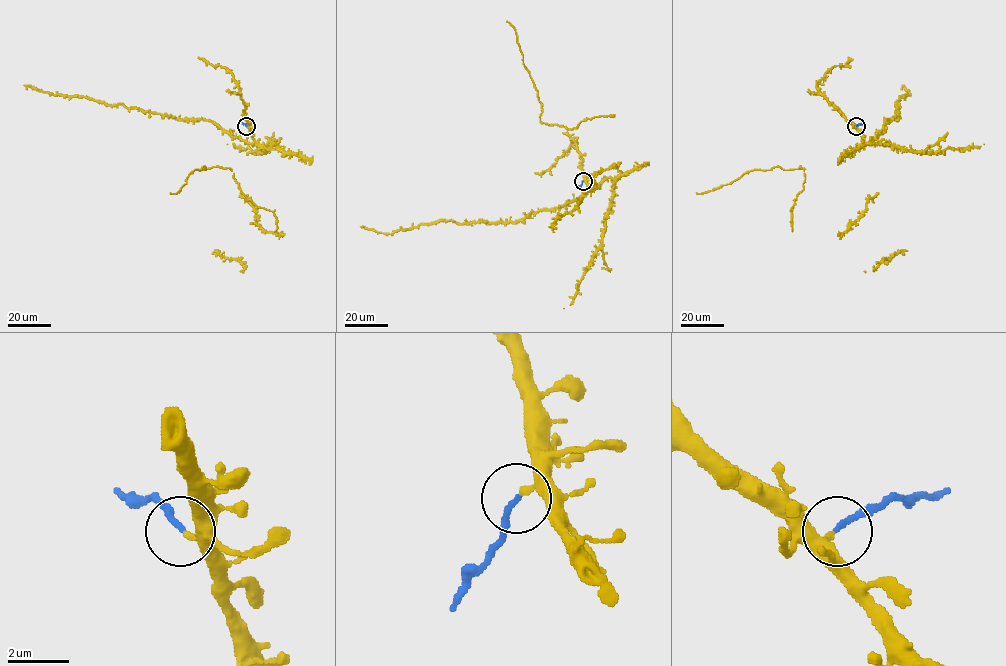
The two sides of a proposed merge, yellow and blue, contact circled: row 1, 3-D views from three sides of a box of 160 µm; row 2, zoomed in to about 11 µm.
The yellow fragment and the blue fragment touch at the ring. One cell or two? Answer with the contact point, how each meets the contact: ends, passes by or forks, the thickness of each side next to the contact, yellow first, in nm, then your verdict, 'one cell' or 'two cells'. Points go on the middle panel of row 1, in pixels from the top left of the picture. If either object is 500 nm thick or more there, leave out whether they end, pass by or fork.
place (583, 181); yellow ends; blue ends; calibres 280 and 180 nm; two cells

